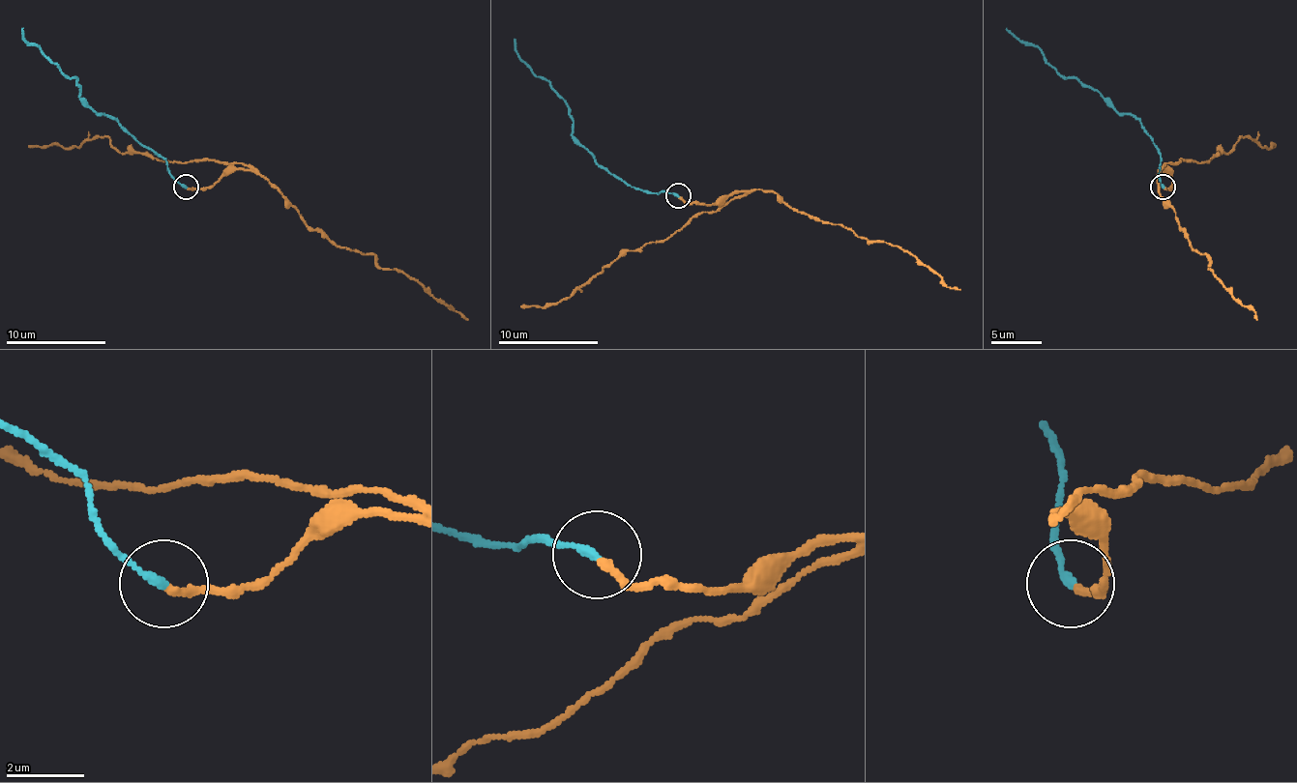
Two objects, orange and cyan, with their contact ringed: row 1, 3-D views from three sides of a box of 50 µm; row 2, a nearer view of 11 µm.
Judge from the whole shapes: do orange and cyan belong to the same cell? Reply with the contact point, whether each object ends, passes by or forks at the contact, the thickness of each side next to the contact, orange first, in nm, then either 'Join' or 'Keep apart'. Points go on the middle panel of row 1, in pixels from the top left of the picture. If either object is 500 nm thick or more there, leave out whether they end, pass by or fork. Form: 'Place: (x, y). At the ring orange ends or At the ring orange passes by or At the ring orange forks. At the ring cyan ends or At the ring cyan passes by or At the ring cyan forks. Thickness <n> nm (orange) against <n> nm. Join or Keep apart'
Place: (678, 195). At the ring orange ends. At the ring cyan ends. Thickness 200 nm (orange) against 200 nm. Keep apart

